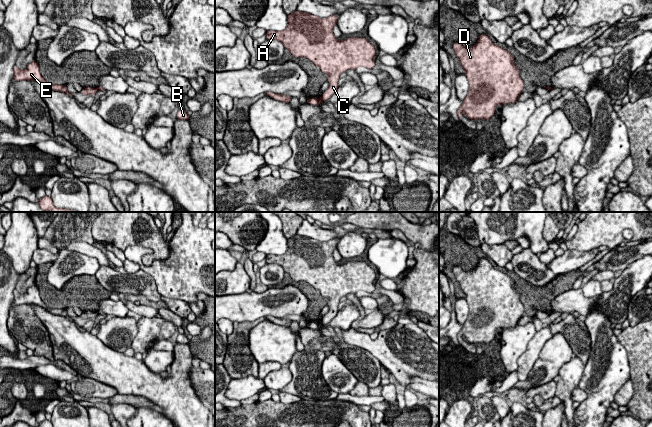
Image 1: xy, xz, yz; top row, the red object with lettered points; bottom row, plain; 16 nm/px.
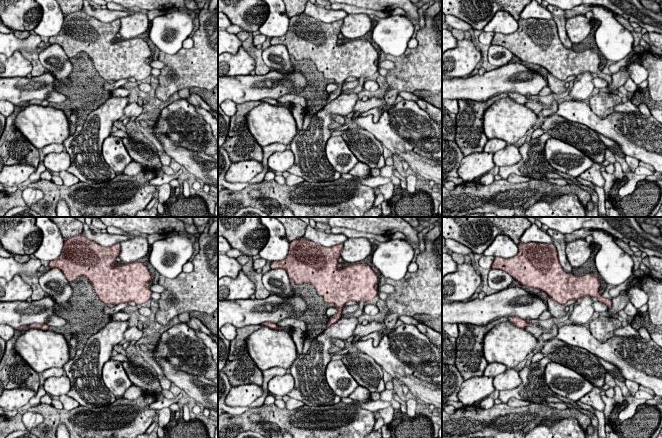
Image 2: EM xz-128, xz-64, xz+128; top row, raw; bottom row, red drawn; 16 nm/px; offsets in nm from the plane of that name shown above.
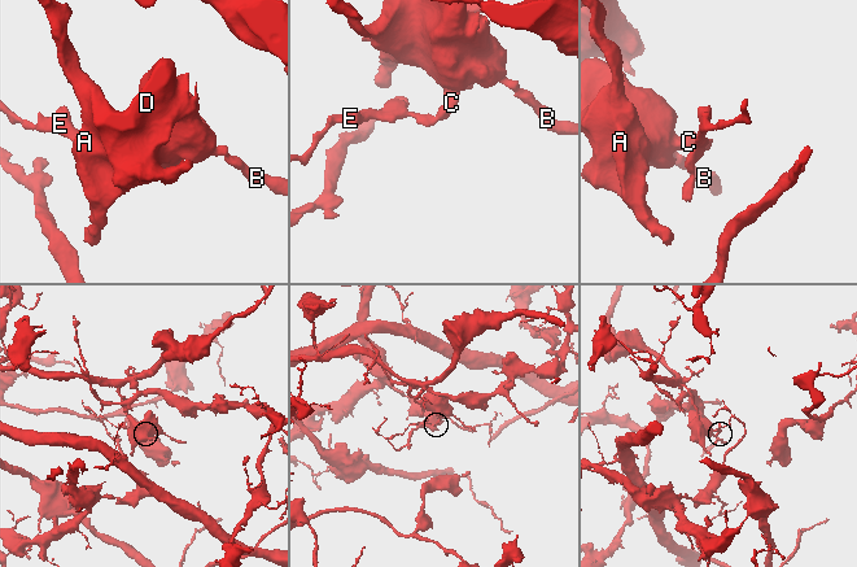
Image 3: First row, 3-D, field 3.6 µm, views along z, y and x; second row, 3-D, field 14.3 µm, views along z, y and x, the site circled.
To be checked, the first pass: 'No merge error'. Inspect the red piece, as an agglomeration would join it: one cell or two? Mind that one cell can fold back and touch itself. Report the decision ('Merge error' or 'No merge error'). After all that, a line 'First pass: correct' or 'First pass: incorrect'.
Merge error
First pass: incorrect

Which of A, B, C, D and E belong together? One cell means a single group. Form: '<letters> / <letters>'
A B C D / E

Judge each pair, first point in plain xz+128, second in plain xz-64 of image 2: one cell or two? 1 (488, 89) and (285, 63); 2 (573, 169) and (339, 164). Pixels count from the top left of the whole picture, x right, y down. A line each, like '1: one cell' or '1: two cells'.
1: two cells
2: one cell

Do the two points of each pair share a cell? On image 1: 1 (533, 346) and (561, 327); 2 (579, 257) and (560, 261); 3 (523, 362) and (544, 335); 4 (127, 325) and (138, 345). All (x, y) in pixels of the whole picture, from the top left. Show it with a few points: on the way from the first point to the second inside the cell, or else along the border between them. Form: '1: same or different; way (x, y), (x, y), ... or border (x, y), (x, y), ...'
1: different; border (548, 326), (553, 334)
2: same; way (574, 259), (565, 261)
3: same; way (530, 355), (537, 342)
4: different; border (137, 321), (137, 334), (130, 346)

